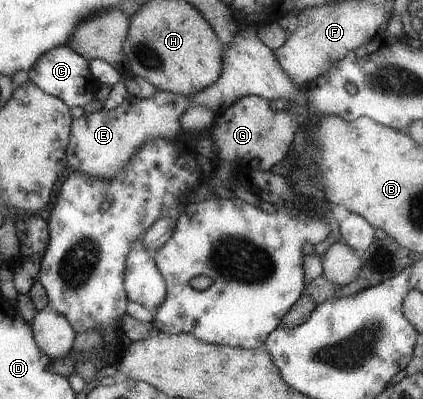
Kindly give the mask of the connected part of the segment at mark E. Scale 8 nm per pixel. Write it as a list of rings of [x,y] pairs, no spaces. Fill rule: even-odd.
[[[159,90],[152,98],[127,97],[123,103],[111,111],[101,108],[94,113],[85,113],[74,121],[72,140],[68,150],[70,165],[77,172],[92,175],[100,180],[111,179],[117,172],[124,170],[124,167],[134,158],[137,149],[150,139],[178,139],[180,131],[183,130],[179,122],[181,114],[193,105],[188,97]]]

